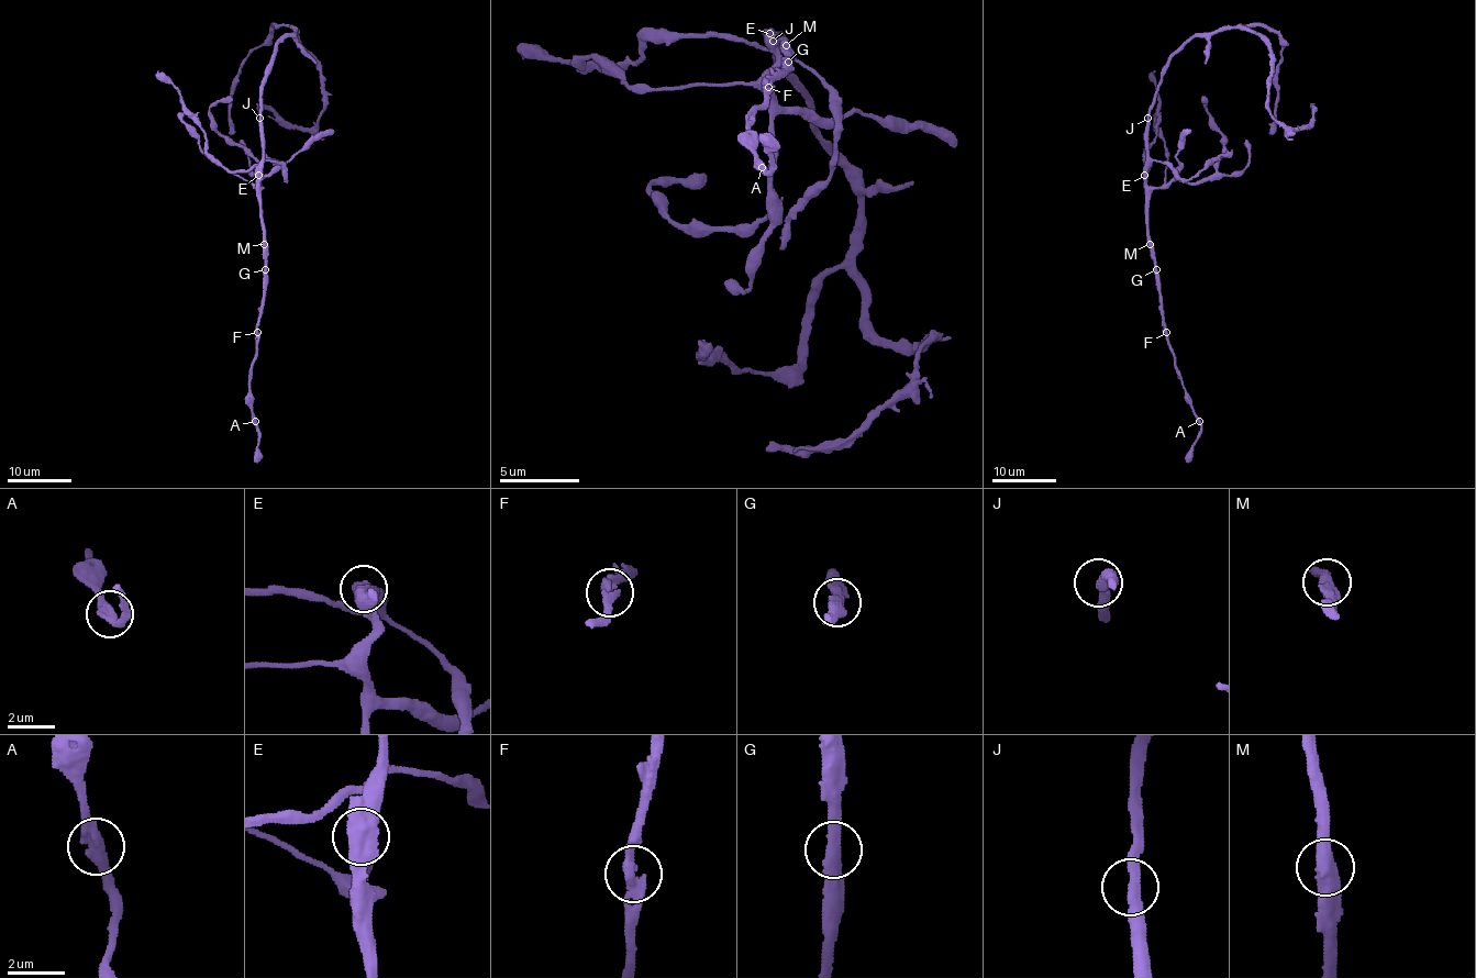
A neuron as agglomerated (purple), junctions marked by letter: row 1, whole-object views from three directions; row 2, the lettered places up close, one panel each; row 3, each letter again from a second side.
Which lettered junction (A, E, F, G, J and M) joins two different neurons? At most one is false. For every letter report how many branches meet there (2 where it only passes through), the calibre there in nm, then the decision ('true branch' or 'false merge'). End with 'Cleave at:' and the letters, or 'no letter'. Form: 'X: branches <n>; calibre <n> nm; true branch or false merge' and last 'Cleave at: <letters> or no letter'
A: branches 2; calibre 360 nm; true branch
E: branches 2; calibre 700 nm; false merge
F: branches 2; calibre 360 nm; true branch
G: branches 2; calibre 380 nm; true branch
J: branches 2; calibre 360 nm; true branch
M: branches 2; calibre 480 nm; true branch
Cleave at: E

